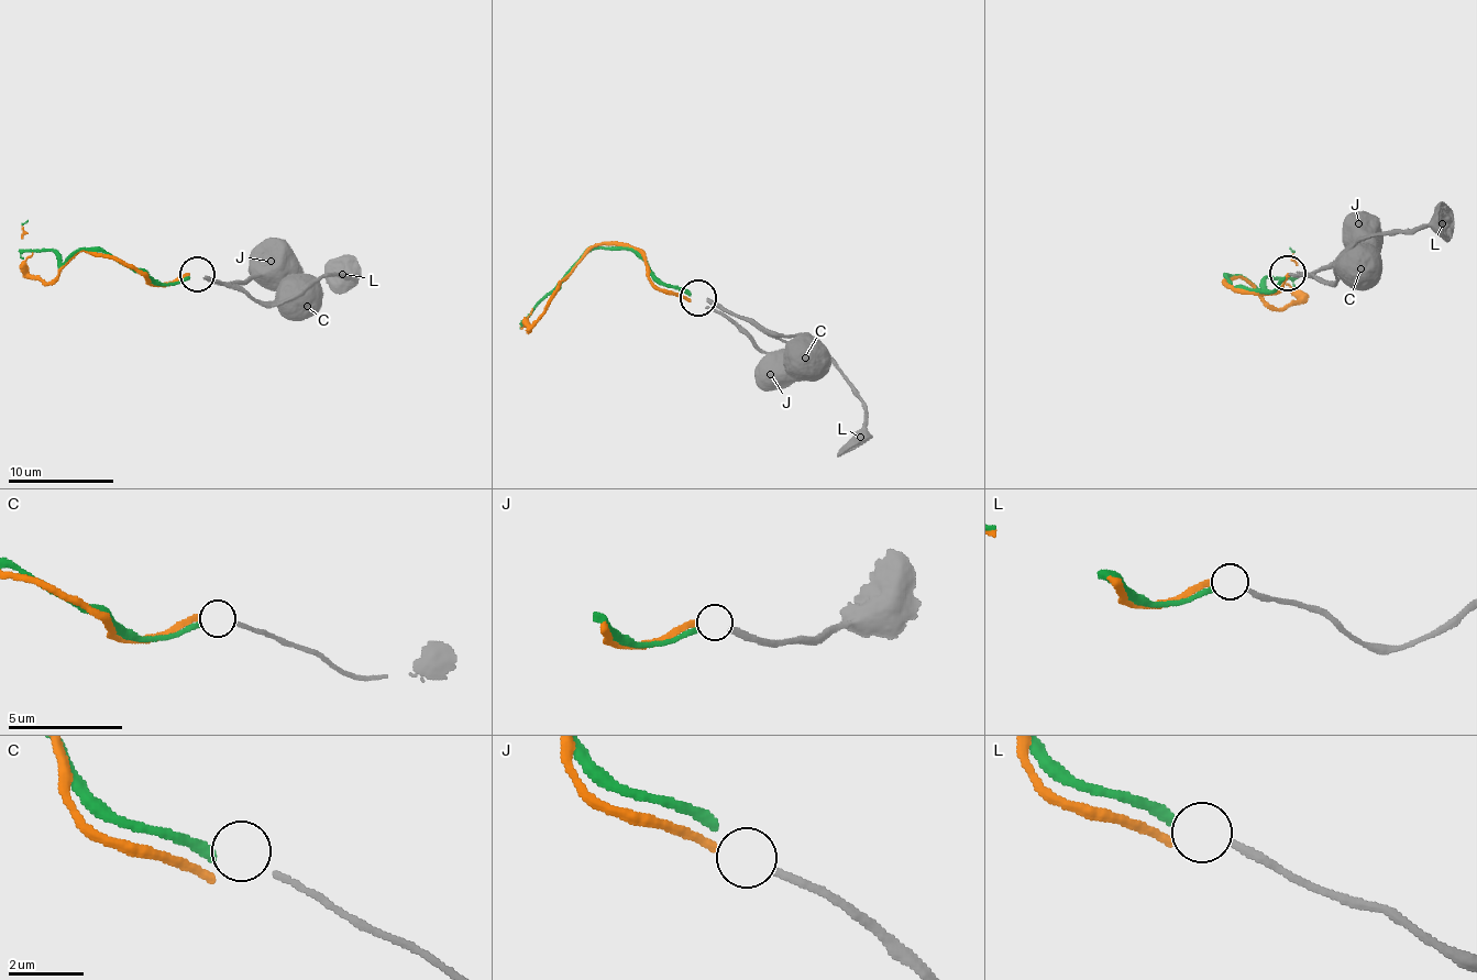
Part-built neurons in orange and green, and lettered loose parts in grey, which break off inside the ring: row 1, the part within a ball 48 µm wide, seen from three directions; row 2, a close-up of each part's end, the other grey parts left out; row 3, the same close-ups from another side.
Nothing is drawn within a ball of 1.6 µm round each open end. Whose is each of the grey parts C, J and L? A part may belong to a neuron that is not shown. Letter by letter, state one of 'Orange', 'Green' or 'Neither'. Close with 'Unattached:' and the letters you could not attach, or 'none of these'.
C: Neither
J: Orange
L: Green
Unattached: C

